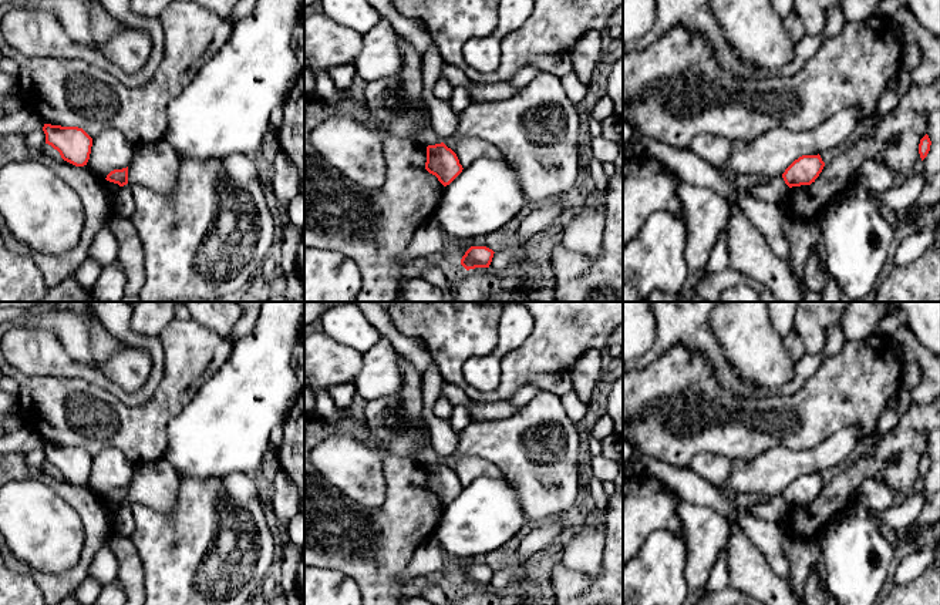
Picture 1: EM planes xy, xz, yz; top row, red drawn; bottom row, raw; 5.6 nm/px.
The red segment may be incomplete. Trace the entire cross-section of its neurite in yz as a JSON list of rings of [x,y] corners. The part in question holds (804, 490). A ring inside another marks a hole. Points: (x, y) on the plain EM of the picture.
[[[802,474],[782,493],[785,503],[792,505],[811,504],[825,485],[821,474]]]

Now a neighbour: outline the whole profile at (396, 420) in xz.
[[[398,356],[398,364],[404,376],[401,390],[368,401],[364,420],[373,433],[373,441],[383,444],[384,454],[422,463],[422,376],[402,356]]]

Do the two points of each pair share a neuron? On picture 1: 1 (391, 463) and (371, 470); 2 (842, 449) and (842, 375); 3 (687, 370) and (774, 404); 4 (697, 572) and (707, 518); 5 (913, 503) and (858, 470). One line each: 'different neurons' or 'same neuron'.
1: different neurons
2: different neurons
3: same neuron
4: same neuron
5: different neurons

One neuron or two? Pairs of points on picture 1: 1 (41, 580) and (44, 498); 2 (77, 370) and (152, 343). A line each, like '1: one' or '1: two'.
1: two
2: one

